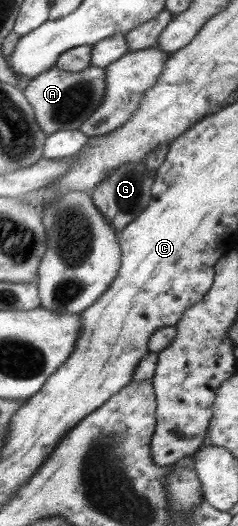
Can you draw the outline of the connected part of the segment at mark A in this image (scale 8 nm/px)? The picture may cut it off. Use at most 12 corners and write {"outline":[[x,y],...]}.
{"outline":[[57,67],[22,88],[45,135],[79,130],[106,75]]}

